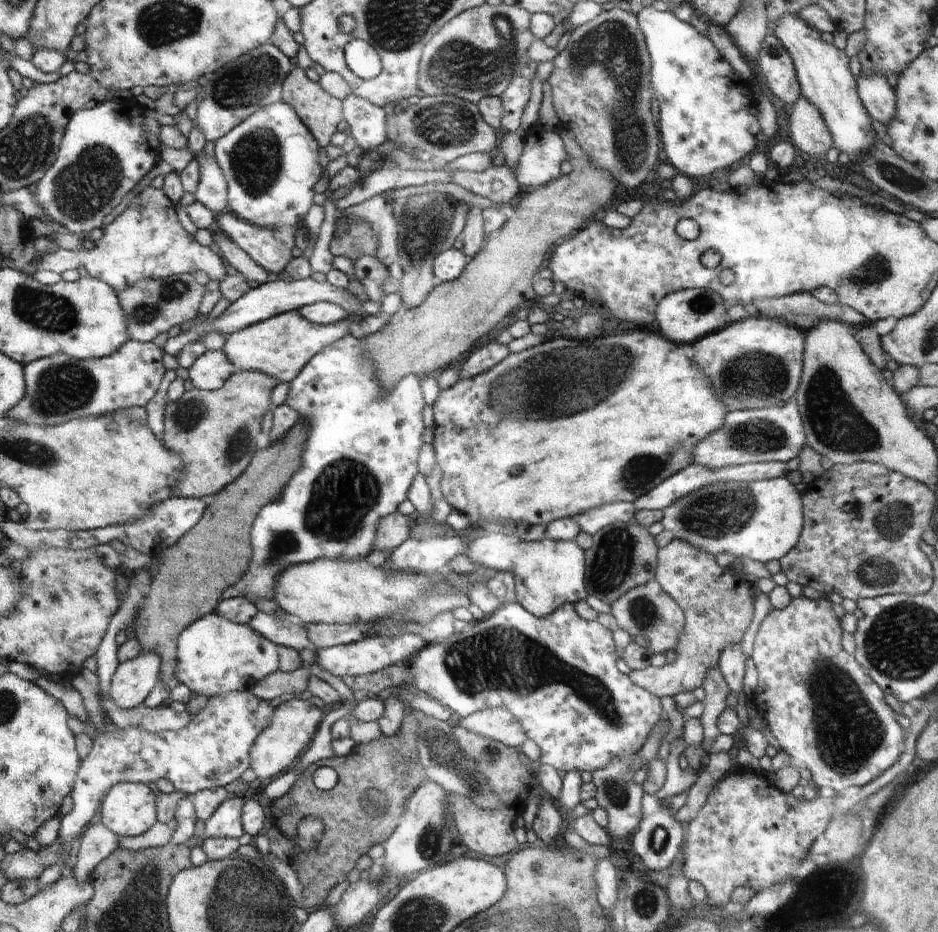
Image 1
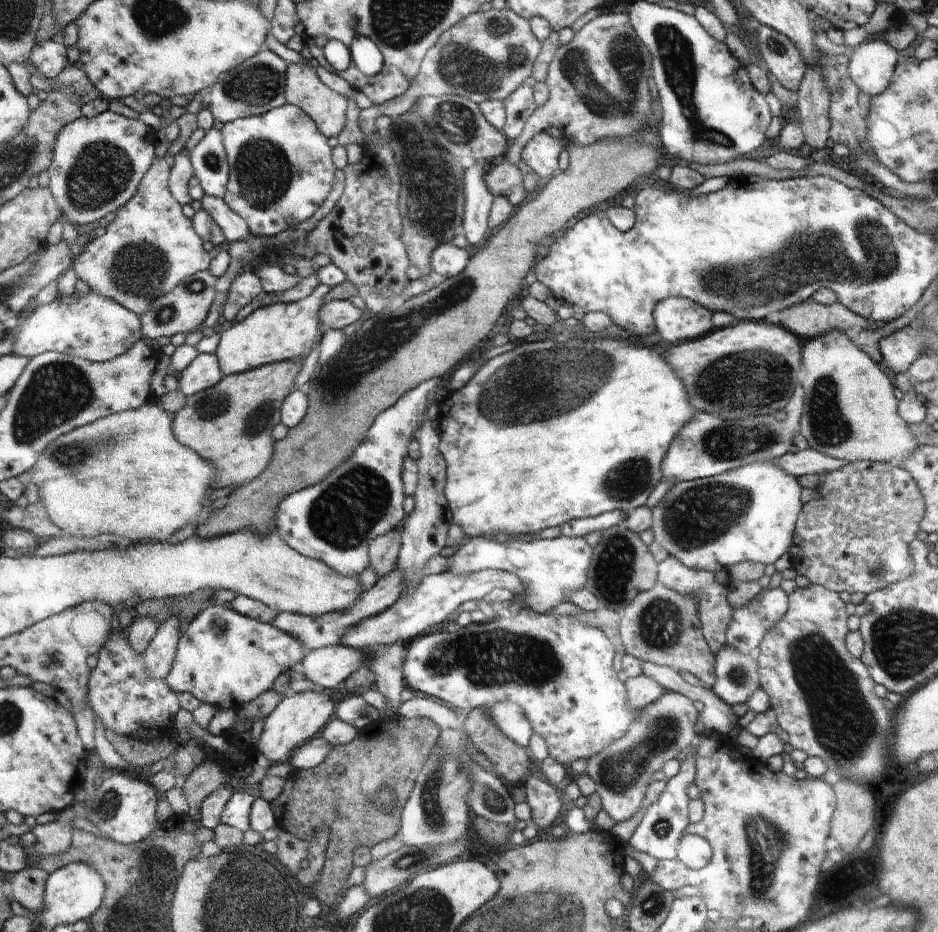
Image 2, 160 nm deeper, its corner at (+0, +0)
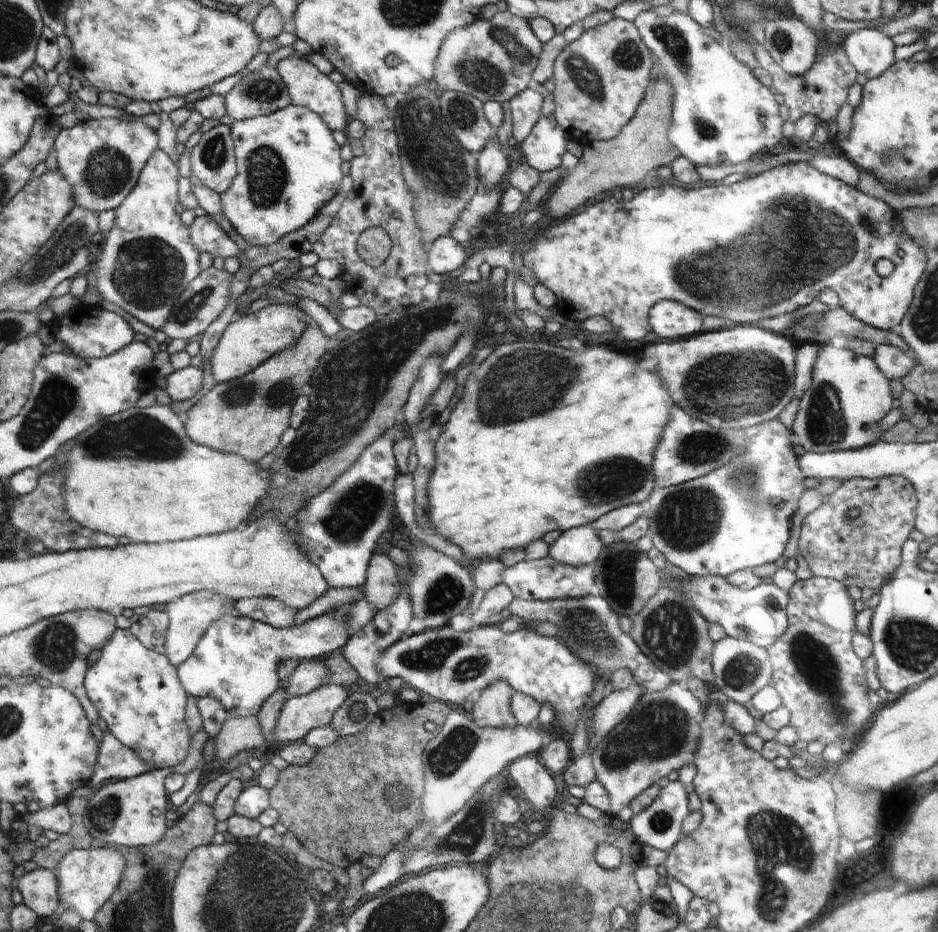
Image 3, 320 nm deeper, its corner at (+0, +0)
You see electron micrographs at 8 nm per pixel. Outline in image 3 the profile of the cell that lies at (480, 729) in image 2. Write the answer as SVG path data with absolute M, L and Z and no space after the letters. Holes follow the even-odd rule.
M498 679L474 698L470 716L481 727L510 727L517 724L511 708L515 690L507 680Z

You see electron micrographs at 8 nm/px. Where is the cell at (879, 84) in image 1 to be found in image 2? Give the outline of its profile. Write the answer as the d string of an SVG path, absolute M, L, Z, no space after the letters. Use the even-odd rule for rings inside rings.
M865 40L845 51L849 57L849 77L859 89L874 96L890 84L900 52L886 41Z

